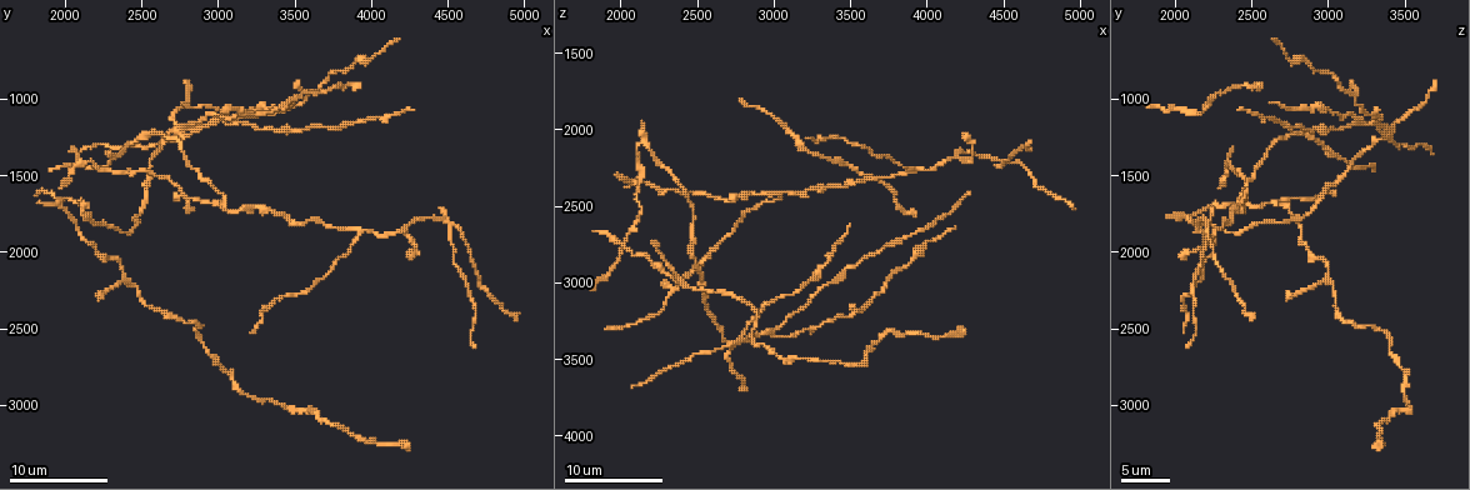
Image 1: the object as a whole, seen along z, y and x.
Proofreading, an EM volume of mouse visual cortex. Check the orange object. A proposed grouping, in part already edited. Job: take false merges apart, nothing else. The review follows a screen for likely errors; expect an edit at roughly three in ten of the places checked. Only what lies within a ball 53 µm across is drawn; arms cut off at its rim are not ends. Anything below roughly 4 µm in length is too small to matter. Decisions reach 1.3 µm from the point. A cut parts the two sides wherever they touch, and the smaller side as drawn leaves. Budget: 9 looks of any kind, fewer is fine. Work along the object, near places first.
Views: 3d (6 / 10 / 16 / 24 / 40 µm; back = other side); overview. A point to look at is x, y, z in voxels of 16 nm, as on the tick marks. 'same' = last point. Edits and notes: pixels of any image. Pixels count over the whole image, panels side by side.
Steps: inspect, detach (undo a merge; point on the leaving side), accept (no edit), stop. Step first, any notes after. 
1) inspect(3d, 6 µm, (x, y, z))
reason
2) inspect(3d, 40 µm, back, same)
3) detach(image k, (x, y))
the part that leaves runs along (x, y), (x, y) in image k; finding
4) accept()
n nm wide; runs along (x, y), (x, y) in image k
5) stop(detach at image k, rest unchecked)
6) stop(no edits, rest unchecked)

inspect(3d, 10 µm, (3400, 1760, 2360))
thin neck

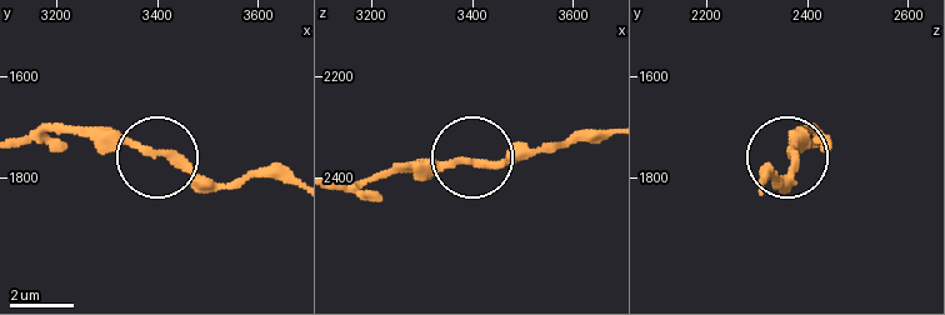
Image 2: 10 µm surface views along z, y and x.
inspect(3d, 10 µm, back, (3400, 1755, 2365))
from behind

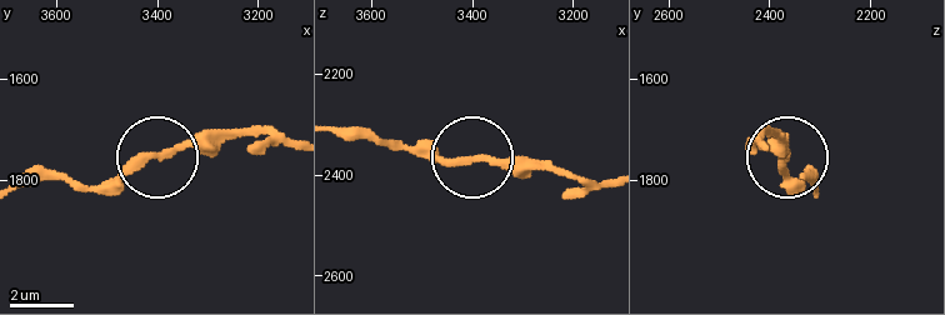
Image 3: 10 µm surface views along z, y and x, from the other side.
accept()
runs along (609, 179), (410, 154) in image 3; continuous, no second cell

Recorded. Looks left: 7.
inspect(3d, 6 µm, (2740, 1160, 3420))
three-way junction

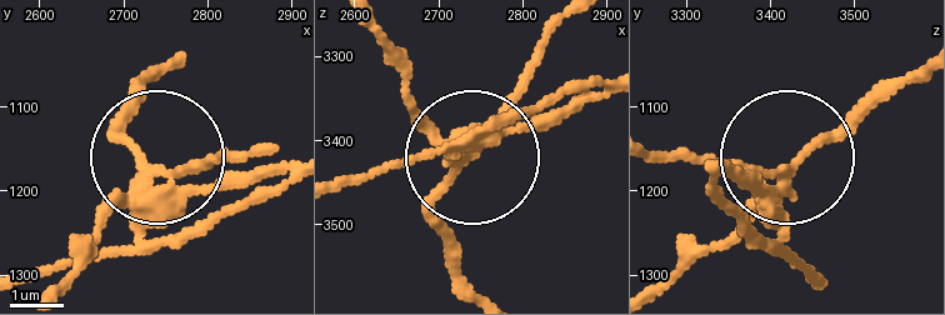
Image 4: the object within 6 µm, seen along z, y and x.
detach(image 4, (198, 160))
side arm 7 µm; the part that leaves runs along (151, 190), (228, 190), (281, 164) in image 4; a second cell is stuck on

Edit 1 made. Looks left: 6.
inspect(overview)
see it whole again

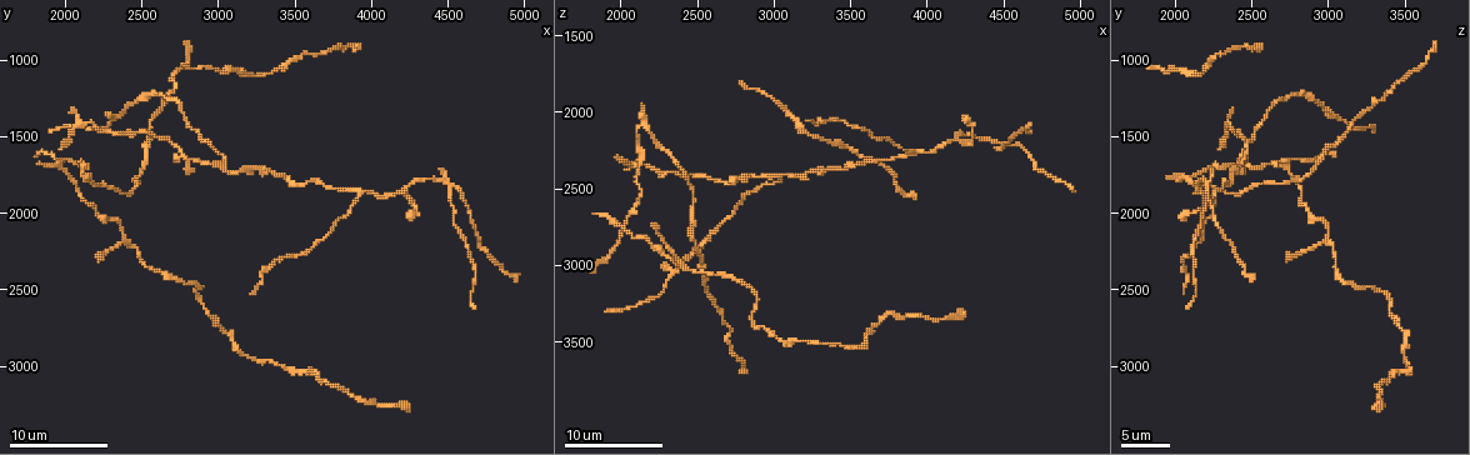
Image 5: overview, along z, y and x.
inspect(3d, 16 µm, (2380, 2200, 2980))
three arms meet

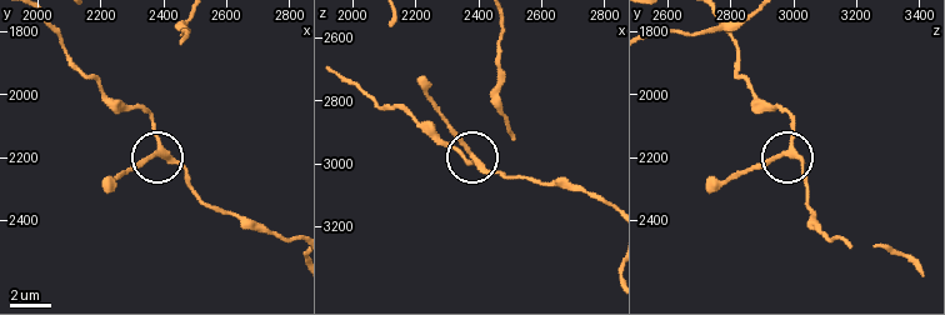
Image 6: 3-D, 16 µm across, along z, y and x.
accept()
side arm 5 µm; 3 arms; all the same cell

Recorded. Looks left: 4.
inspect(3d, 10 µm, (3220, 1100, 2120))
two arms in line, one across

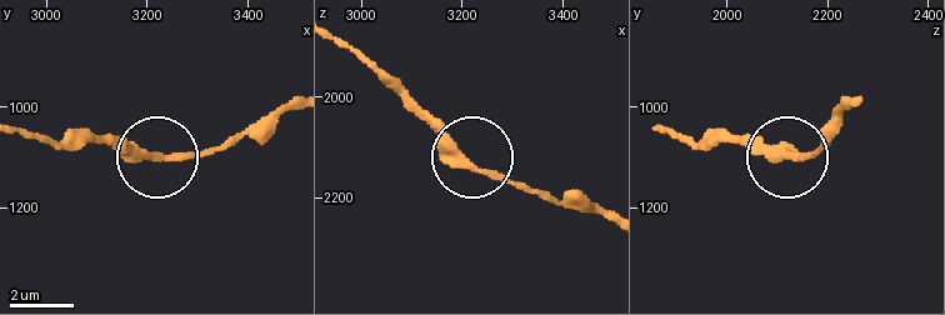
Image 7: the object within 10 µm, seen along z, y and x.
accept()
280 nm wide; one cell here

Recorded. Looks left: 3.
inspect(3d, 10 µm, (4200, 1860, 2180))
three-way junction

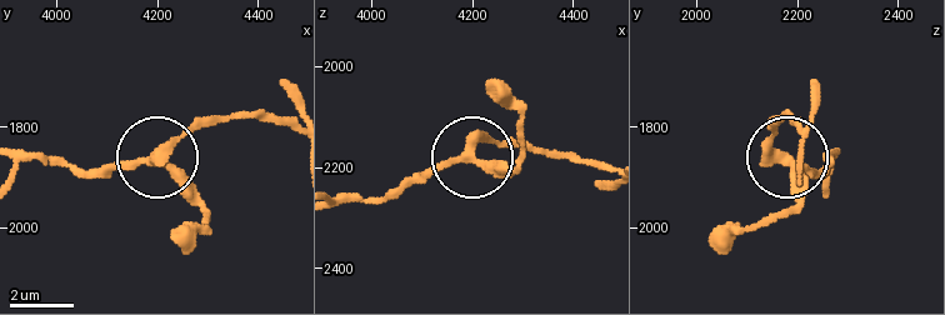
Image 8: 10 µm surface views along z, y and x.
accept()
runs along (20, 155), (53, 155), (93, 171), (149, 155), (203, 209) in image 8; all the same cell

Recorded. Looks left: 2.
stop(detach at image 4, rest unchecked)

